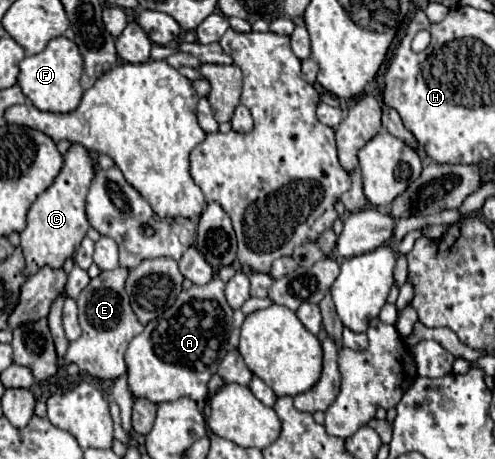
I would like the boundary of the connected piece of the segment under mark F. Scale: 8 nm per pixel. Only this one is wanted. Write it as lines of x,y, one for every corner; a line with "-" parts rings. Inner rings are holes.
60,36
48,42
48,46
34,56
26,56
20,62
20,74
18,84
30,102
42,110
42,112
70,112
80,104
82,88
80,88
80,76
84,70
84,60
80,56
78,46

